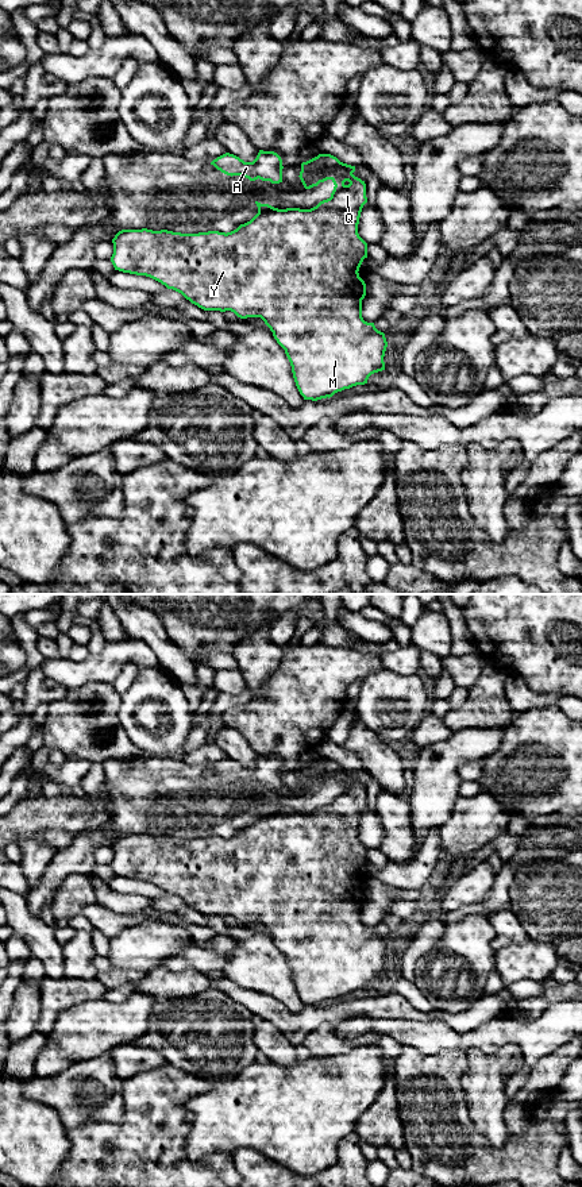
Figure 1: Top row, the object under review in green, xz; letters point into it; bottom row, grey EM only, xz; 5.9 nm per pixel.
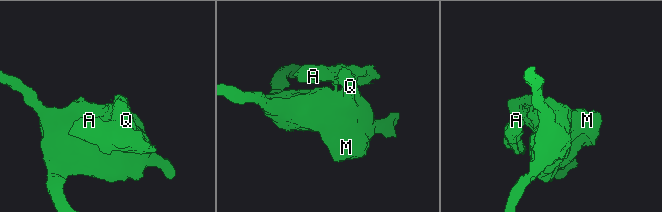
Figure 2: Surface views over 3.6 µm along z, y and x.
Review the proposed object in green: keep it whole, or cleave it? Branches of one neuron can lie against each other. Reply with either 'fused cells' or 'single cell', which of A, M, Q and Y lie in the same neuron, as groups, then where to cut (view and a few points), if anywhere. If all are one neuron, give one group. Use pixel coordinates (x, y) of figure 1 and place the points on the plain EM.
fused cells; groups A / M Q Y; cut xz (324, 777), (345, 773), (351, 778)

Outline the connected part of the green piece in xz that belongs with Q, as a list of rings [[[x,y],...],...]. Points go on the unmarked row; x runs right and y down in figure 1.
[[[342,772],[325,778],[332,781],[332,787],[335,790],[331,802],[320,806],[311,814],[278,814],[269,809],[261,809],[255,806],[258,818],[250,826],[240,829],[236,835],[227,839],[219,836],[181,839],[167,835],[122,835],[112,844],[113,859],[111,862],[111,867],[115,875],[150,882],[165,890],[167,894],[173,894],[181,898],[186,905],[204,916],[231,916],[240,924],[261,922],[273,937],[277,948],[285,955],[285,959],[292,971],[296,991],[304,1005],[317,1006],[327,1002],[329,1003],[335,998],[344,994],[350,994],[356,990],[365,990],[367,988],[367,984],[371,979],[385,975],[383,961],[388,952],[385,939],[378,936],[374,928],[367,928],[362,922],[362,905],[366,901],[366,889],[359,882],[358,876],[363,864],[367,863],[367,848],[359,841],[358,829],[362,813],[367,808],[366,789],[361,783],[355,782],[351,776]]]

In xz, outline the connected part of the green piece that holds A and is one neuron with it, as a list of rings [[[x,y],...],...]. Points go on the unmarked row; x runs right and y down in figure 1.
[[[259,755],[253,767],[244,767],[239,762],[226,758],[211,767],[227,781],[242,781],[250,786],[262,785],[271,789],[282,787],[282,764],[274,756]]]

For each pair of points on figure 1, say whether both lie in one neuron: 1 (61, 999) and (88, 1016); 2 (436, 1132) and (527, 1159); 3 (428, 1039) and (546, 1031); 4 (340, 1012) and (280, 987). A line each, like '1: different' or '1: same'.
1: different
2: same
3: same
4: different

